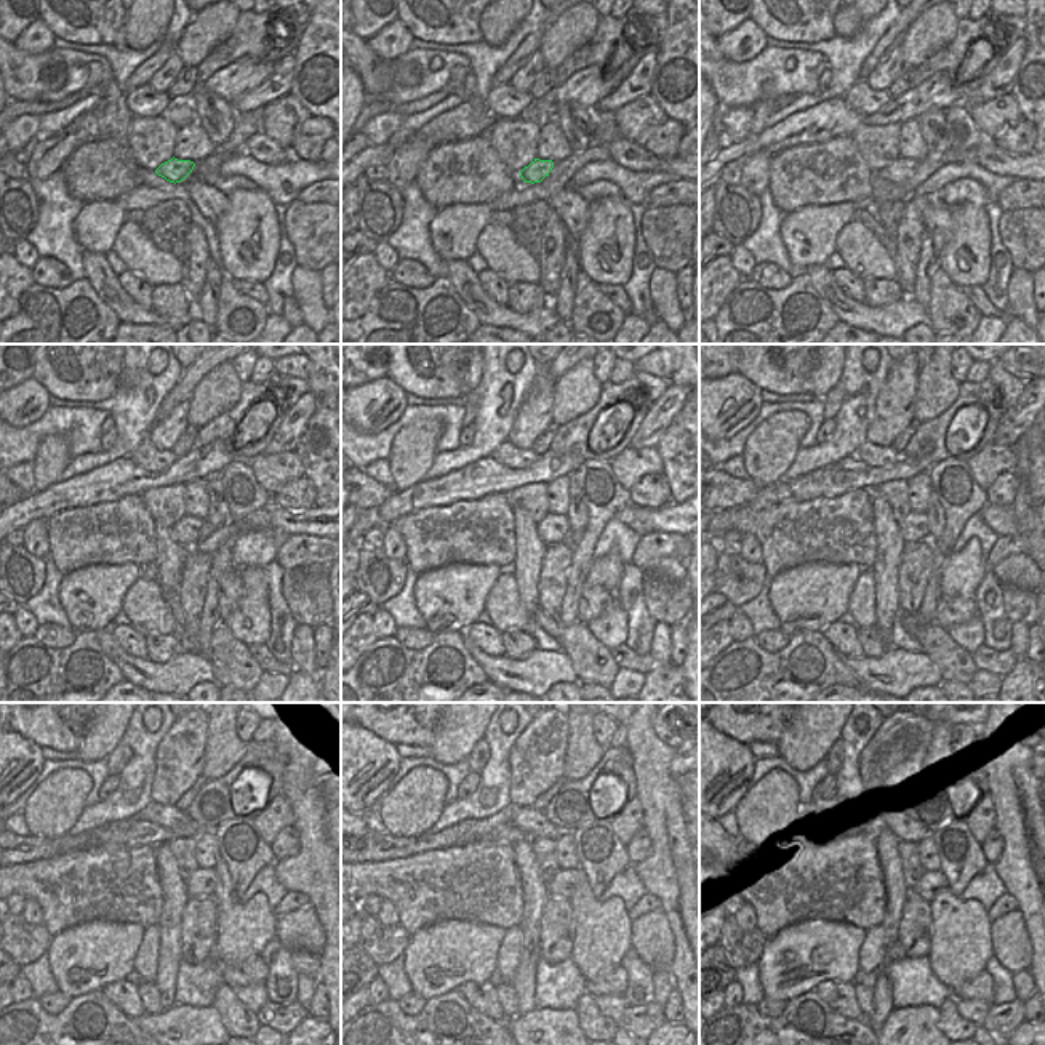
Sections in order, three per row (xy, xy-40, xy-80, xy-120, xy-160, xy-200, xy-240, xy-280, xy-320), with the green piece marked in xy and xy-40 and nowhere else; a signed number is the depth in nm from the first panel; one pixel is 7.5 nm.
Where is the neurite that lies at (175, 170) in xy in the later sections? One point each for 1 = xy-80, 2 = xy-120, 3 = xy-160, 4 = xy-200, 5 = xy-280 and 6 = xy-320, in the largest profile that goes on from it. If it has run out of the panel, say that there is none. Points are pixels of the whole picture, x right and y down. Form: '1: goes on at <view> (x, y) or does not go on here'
1: goes on at xy-80 (900, 170)
2: goes on at xy-120 (186, 530)
3: goes on at xy-160 (554, 528)
4: goes on at xy-200 (914, 527)
5: goes on at xy-280 (564, 885)
6: goes on at xy-320 (932, 882)

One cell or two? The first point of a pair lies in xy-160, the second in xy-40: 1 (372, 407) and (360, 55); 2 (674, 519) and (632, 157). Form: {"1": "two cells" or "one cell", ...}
{"1": "two cells", "2": "one cell"}

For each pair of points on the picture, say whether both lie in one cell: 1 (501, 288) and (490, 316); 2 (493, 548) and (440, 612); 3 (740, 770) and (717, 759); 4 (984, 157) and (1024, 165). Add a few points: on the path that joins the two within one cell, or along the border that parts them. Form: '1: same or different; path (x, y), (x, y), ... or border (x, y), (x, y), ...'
1: different; border (477, 274), (479, 285), (493, 300), (508, 306)
2: different; border (440, 565), (496, 564), (503, 570)
3: same; path (735, 770), (722, 764)
4: same; path (994, 159), (1005, 165), (1015, 165)

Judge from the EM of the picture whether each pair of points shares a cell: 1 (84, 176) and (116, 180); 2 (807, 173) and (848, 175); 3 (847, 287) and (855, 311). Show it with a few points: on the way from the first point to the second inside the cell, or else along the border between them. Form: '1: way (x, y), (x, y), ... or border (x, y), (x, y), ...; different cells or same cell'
1: way (92, 176), (108, 176); same cell
2: way (816, 173), (823, 176), (839, 175); same cell
3: border (831, 271), (837, 287), (850, 298), (863, 303); different cells

